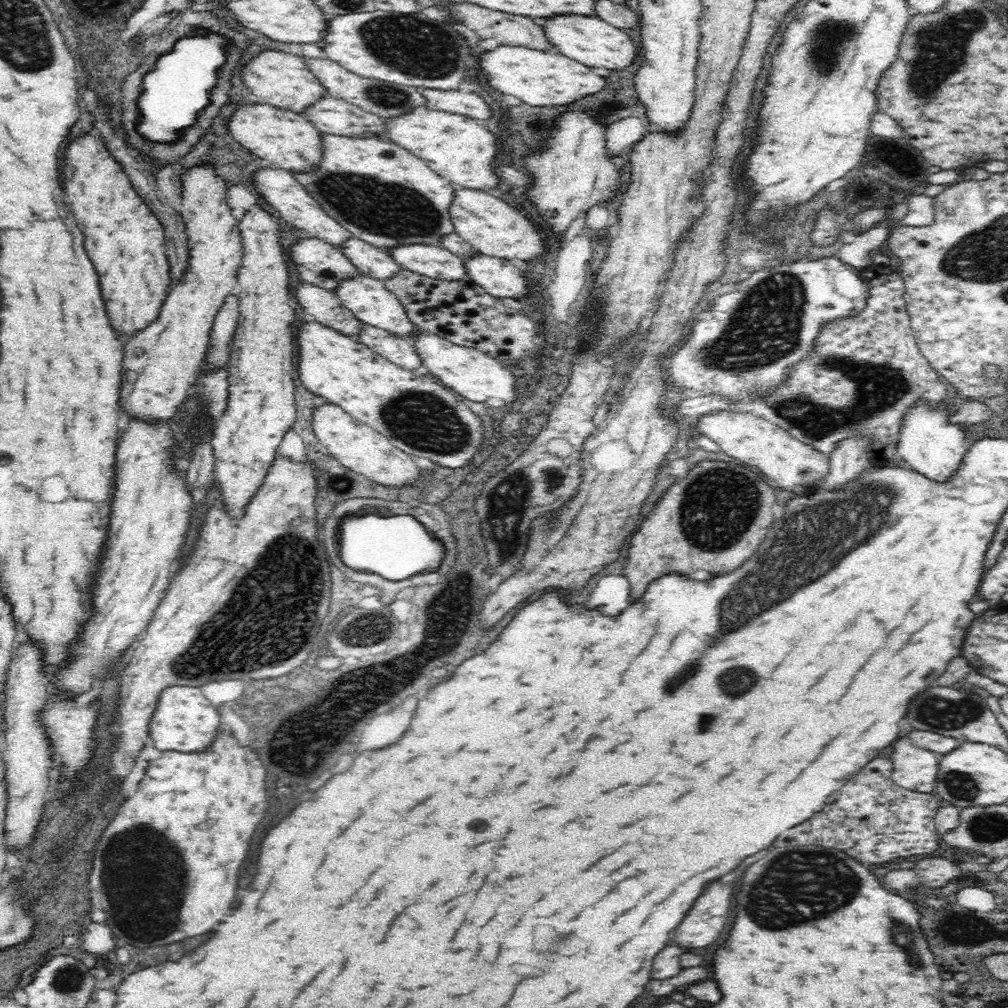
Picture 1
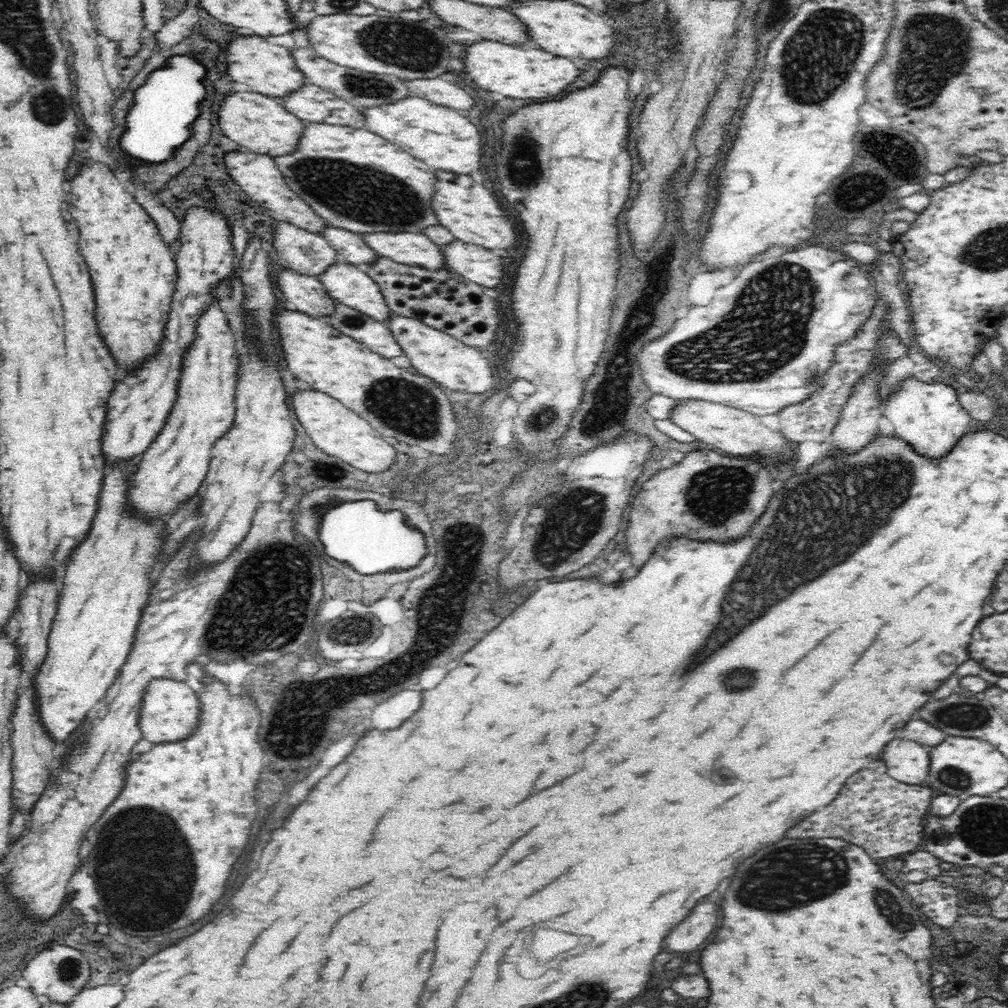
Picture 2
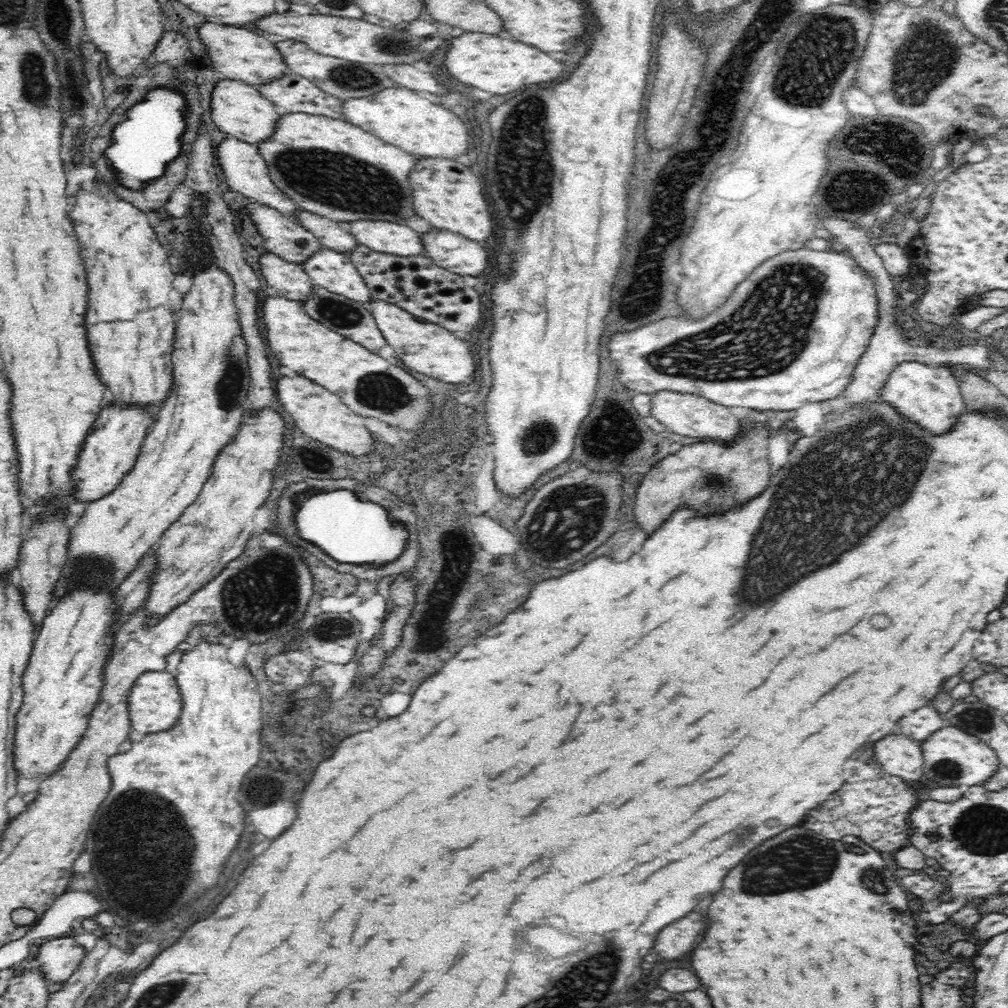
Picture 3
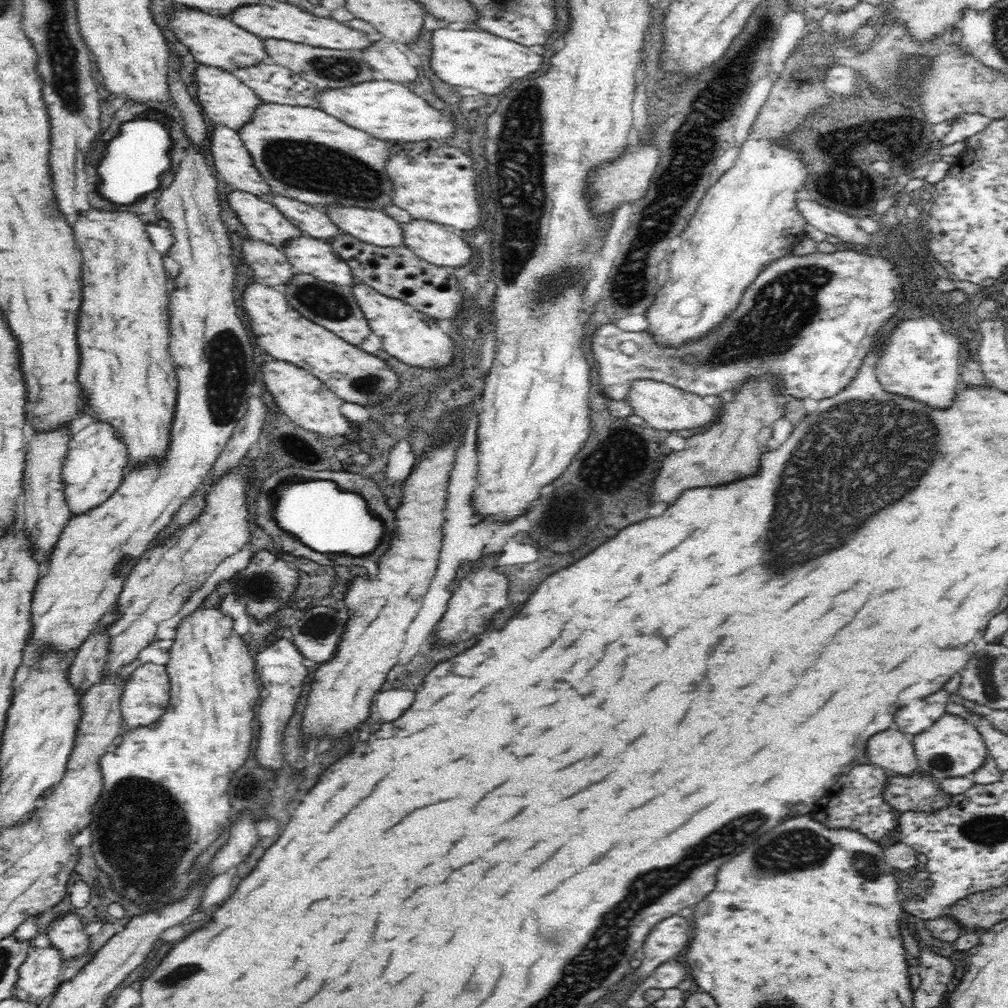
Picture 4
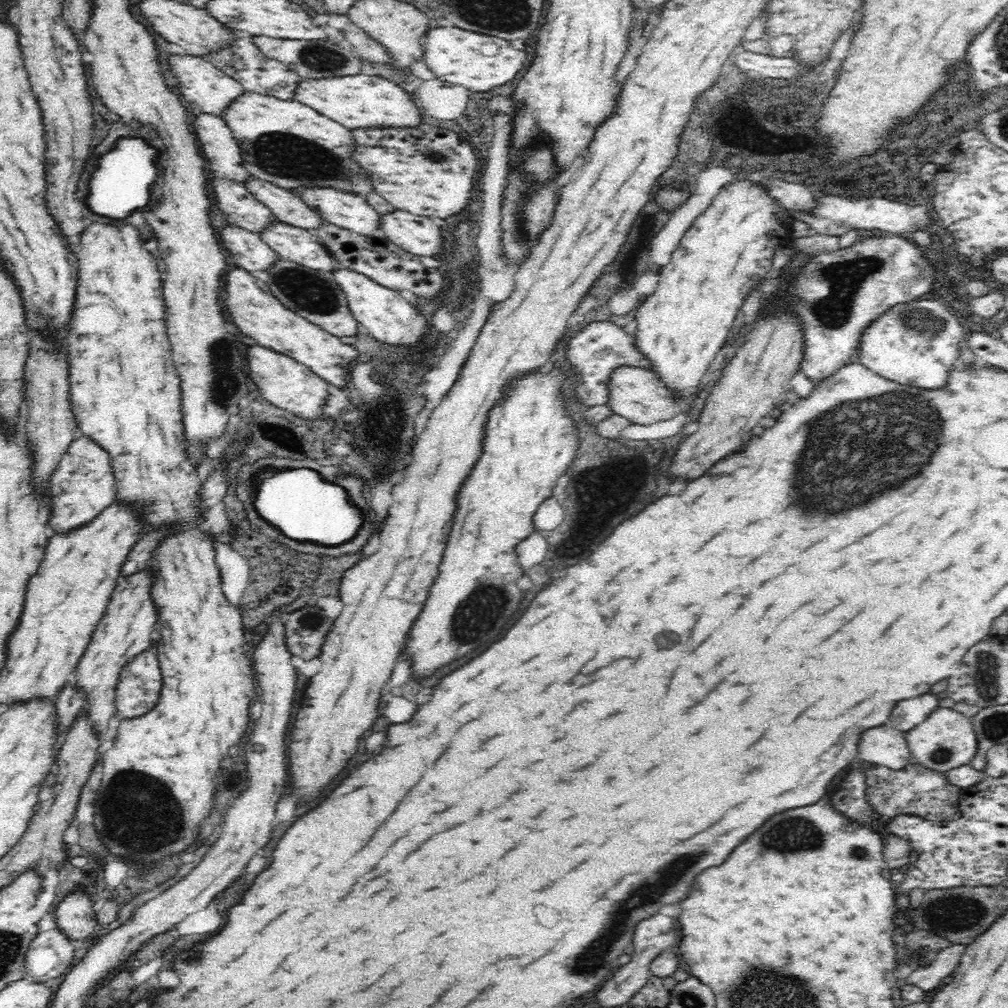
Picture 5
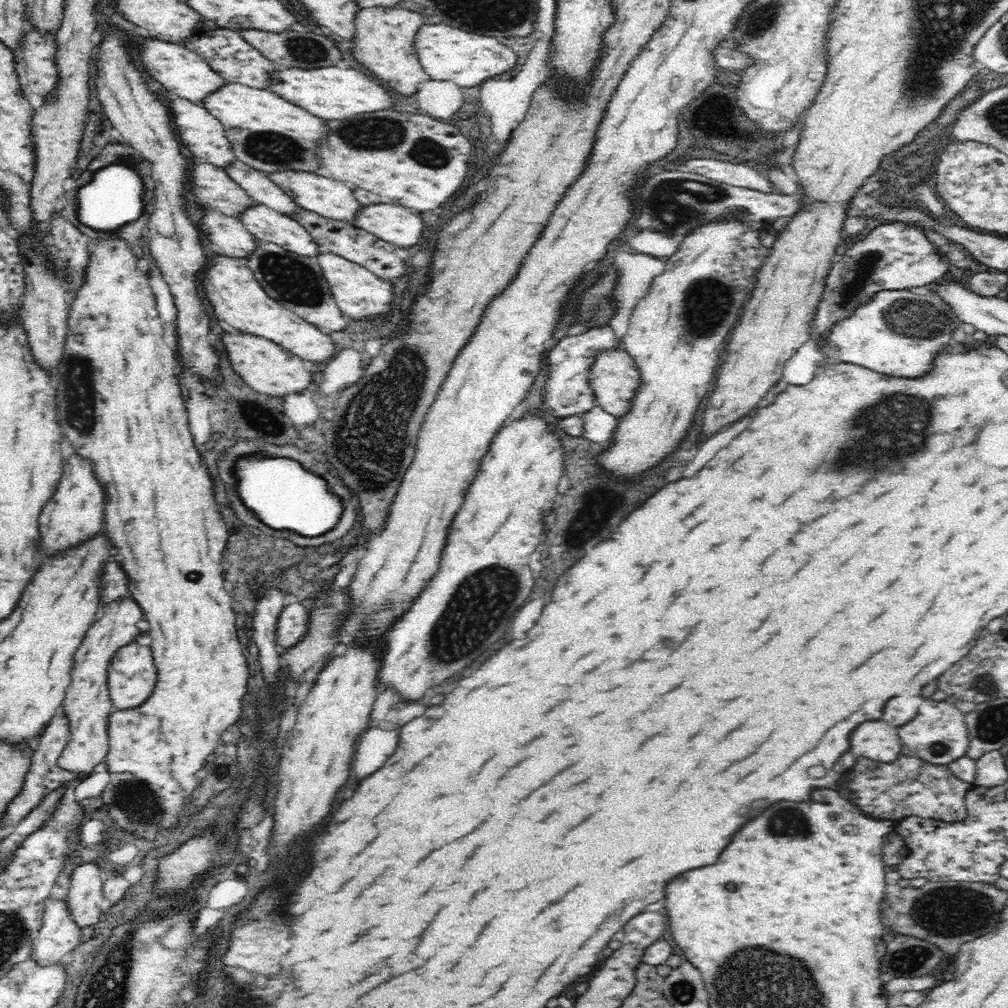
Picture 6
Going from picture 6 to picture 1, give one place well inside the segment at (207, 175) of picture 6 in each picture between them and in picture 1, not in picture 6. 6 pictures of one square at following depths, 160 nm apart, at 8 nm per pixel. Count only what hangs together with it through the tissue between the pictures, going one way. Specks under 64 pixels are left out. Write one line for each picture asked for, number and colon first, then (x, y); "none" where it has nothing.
1: (320, 264)
2: (311, 255)
3: (283, 236)
4: (263, 221)
5: (243, 209)

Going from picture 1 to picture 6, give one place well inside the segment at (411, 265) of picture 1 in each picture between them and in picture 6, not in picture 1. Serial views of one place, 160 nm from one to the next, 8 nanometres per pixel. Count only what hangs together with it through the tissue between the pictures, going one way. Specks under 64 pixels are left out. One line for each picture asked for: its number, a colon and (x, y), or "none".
2: (415, 250)
3: (393, 239)
4: (374, 227)
5: (344, 210)
6: (330, 198)

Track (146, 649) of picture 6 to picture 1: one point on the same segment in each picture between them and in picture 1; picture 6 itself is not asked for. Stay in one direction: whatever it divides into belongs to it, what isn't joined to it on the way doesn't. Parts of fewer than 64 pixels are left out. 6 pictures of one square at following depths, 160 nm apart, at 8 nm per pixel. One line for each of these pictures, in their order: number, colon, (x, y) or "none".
1: (185, 721)
2: (171, 713)
3: (156, 703)
4: (146, 698)
5: (137, 693)

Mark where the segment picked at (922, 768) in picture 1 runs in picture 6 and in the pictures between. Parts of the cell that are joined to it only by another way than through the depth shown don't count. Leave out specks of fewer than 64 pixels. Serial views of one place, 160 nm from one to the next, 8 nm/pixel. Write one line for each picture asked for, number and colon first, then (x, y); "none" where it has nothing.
2: (907, 762)
3: (898, 756)
4: (892, 750)
5: (886, 747)
6: (878, 741)

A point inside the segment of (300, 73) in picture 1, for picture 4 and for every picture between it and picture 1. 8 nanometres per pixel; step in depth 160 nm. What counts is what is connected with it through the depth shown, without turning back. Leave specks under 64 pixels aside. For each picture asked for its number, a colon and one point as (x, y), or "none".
2: (256, 65)
3: (237, 53)
4: (214, 41)

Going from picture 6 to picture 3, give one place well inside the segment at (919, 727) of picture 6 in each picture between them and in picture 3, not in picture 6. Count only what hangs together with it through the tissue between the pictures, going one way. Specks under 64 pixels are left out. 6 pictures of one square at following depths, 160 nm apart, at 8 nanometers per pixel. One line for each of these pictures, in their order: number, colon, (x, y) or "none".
3: (953, 758)
4: (953, 748)
5: (947, 740)

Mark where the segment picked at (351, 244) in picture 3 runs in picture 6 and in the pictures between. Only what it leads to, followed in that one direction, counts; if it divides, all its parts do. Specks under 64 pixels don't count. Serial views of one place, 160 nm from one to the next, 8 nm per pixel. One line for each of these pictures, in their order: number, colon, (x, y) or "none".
4: (315, 222)
5: (288, 207)
6: (263, 190)

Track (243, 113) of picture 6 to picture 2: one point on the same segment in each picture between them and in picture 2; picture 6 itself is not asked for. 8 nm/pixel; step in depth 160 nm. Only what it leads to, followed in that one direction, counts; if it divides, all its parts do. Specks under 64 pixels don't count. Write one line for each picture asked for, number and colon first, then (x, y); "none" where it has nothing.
2: (356, 180)
3: (333, 168)
4: (303, 153)
5: (290, 144)

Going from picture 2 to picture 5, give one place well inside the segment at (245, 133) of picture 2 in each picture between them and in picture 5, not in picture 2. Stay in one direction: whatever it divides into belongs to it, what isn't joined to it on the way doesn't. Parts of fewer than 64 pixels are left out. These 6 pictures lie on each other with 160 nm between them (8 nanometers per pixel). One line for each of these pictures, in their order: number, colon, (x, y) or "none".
3: (240, 110)
4: (225, 99)
5: (211, 91)

